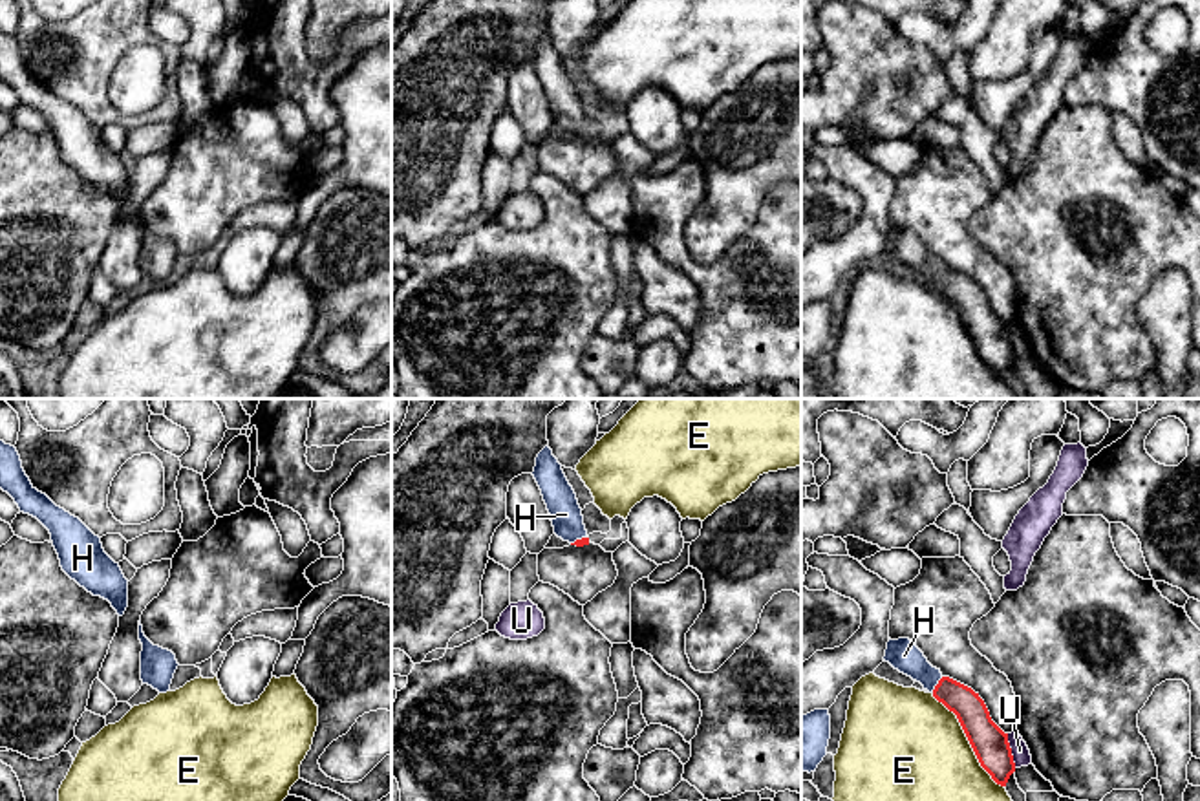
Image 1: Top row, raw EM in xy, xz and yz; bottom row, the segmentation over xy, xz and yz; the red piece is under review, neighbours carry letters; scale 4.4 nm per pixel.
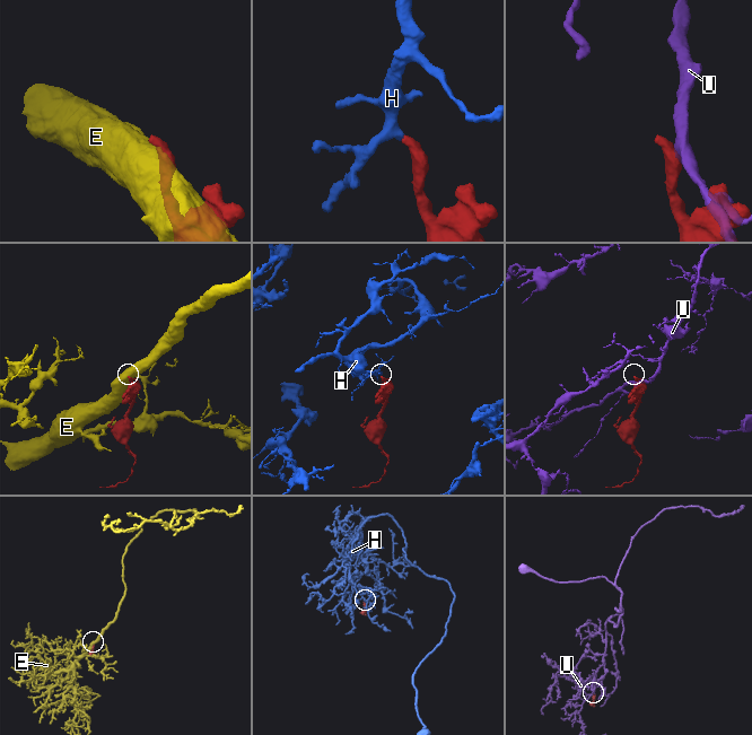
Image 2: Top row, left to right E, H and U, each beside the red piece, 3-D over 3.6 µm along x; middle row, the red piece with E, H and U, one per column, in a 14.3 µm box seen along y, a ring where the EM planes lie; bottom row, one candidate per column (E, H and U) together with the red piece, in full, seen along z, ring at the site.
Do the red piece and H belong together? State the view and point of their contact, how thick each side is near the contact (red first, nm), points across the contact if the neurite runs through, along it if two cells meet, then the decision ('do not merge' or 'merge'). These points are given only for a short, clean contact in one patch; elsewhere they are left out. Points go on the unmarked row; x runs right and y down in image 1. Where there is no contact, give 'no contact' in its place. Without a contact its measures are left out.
contact yz (937, 275); calibres 140 and 140 nm; way yz (970, 300), (937, 275), (904, 245); merge

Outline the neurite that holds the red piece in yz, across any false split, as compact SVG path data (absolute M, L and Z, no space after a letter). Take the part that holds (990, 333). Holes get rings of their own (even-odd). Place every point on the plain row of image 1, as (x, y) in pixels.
M889 229L884 251L920 272L924 280L957 305L980 357L997 375L1006 377L1015 362L1008 324L991 311L979 283L944 267L909 229Z

